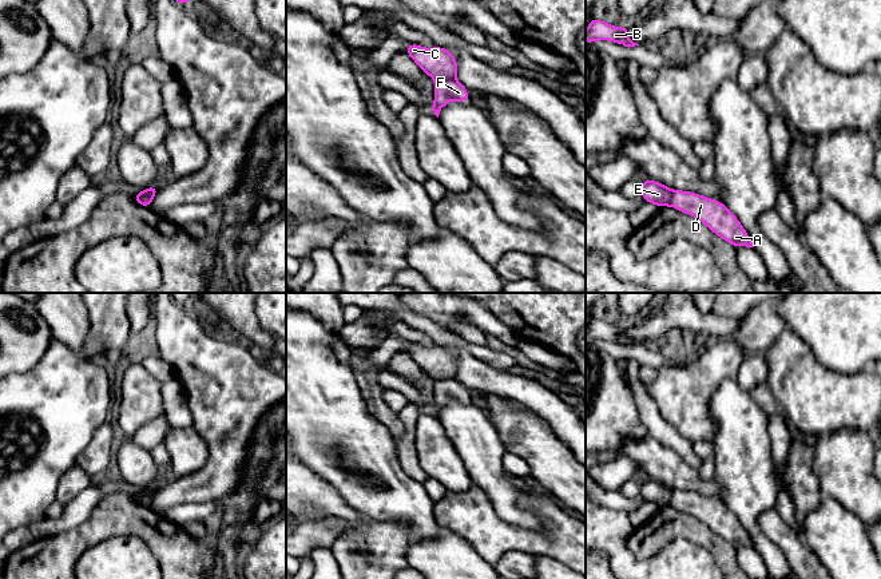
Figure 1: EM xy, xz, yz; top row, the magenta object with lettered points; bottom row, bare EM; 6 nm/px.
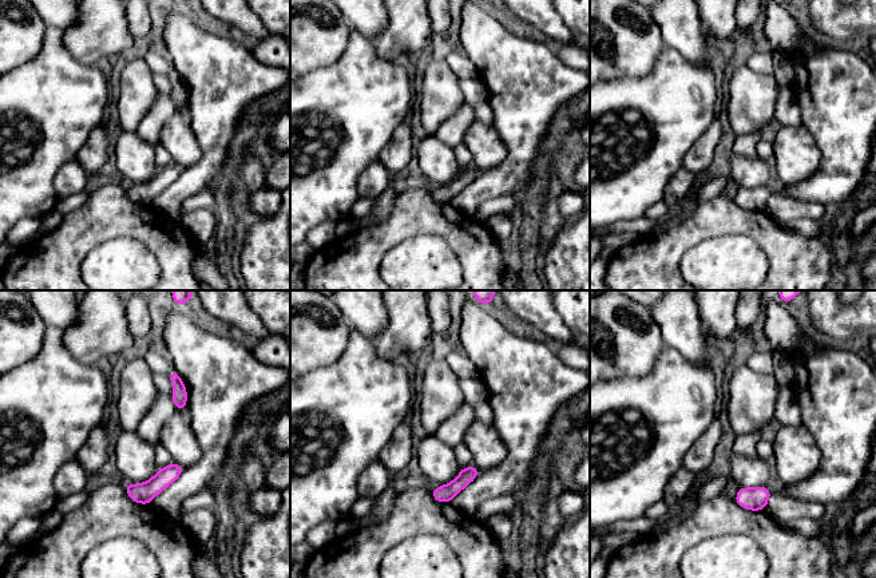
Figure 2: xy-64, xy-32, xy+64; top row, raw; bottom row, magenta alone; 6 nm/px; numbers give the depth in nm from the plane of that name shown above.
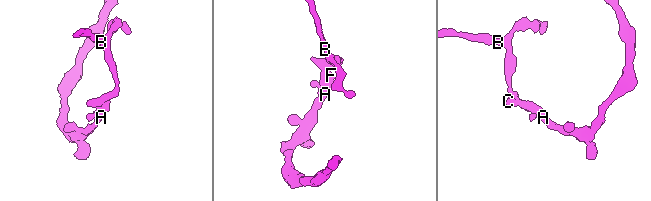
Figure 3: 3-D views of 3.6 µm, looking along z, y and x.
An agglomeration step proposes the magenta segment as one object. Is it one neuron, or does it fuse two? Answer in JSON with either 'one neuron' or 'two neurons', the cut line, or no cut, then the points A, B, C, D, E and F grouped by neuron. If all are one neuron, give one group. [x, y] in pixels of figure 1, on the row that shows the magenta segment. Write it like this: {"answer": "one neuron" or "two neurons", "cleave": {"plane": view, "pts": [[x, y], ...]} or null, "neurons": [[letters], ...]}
{"answer": "two neurons", "cleave": {"plane": "xy", "pts": [[155, 191], [143, 191], [135, 201]]}, "neurons": [["A", "D", "F"], ["B", "C", "E"]]}

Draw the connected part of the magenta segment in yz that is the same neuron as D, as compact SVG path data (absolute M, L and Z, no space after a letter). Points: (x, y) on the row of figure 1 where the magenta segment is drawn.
M672 190L670 205L678 211L695 217L734 247L754 247L738 218L718 199L710 199L697 193Z

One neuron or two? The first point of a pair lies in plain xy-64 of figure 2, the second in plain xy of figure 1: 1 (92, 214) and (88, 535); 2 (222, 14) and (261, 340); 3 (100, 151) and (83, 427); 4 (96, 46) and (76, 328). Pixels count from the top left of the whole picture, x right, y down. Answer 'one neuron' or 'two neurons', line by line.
1: one neuron
2: one neuron
3: two neurons
4: two neurons

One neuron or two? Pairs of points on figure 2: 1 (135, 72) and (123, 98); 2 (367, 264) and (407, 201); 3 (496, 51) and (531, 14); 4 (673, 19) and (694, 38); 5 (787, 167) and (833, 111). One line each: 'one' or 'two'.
1: one
2: one
3: two
4: one
5: two

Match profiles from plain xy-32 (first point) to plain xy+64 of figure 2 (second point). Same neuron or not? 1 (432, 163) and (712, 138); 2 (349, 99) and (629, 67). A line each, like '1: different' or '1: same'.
1: different
2: different

